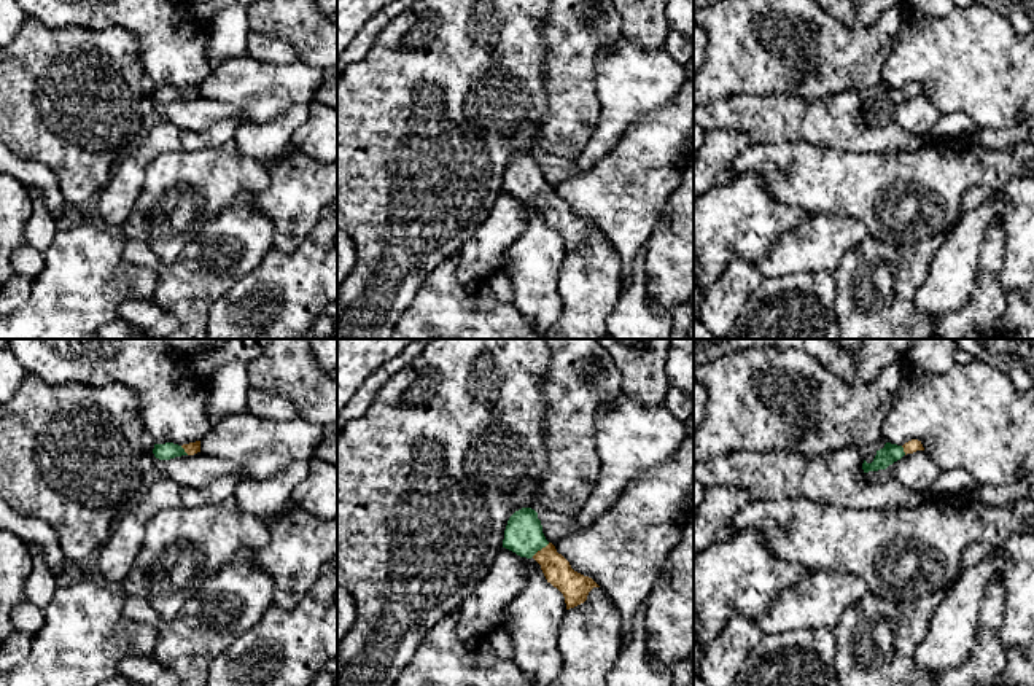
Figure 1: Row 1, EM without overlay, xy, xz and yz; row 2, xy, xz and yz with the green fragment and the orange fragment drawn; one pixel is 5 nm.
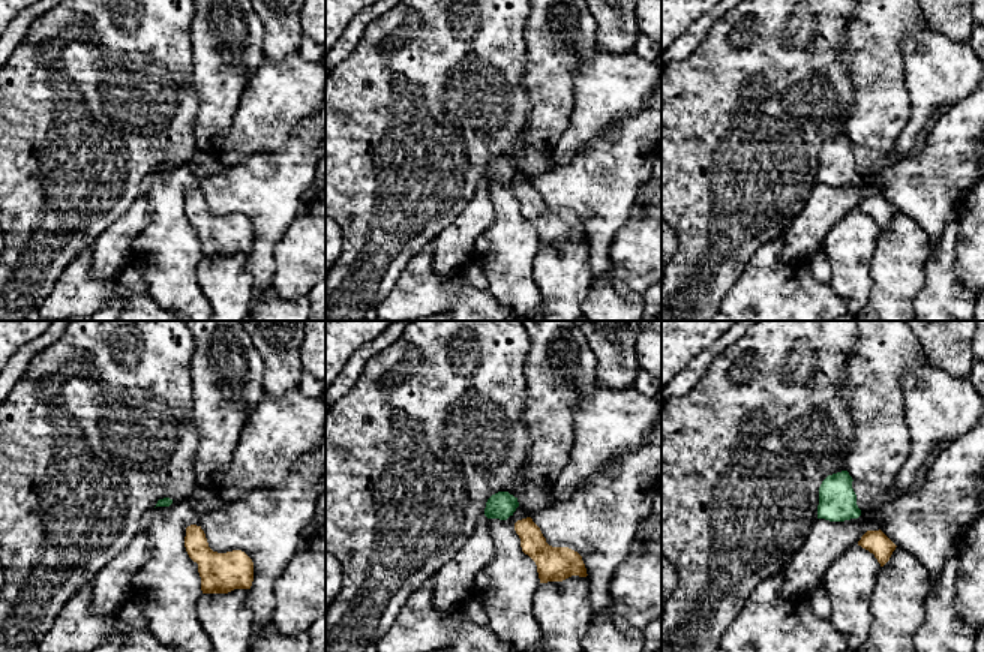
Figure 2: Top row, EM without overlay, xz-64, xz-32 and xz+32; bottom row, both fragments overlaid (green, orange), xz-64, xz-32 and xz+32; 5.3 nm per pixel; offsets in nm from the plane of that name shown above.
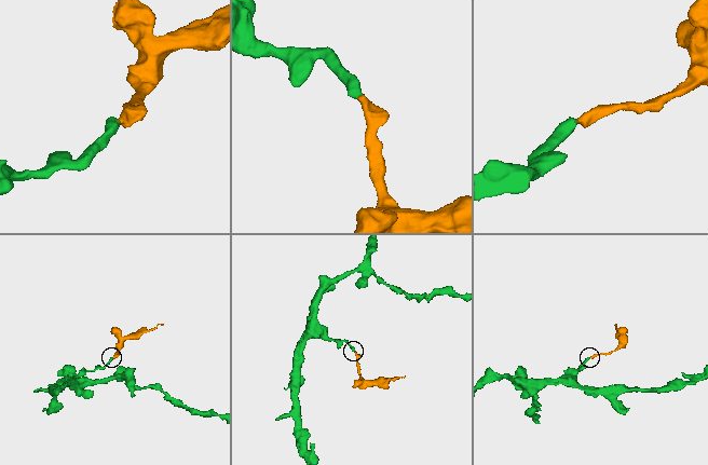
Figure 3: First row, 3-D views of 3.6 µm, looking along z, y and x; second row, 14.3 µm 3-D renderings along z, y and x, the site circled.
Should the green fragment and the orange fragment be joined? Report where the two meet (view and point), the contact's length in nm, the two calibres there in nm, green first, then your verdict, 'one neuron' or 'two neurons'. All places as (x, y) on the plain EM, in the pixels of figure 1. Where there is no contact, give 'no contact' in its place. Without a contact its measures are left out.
contact xz (540, 193); length 120 nm; calibres 190 and 140 nm; one neuron

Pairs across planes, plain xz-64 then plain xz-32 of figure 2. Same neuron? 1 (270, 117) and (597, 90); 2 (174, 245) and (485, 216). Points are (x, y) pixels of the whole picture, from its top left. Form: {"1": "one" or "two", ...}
{"1": "one", "2": "two"}

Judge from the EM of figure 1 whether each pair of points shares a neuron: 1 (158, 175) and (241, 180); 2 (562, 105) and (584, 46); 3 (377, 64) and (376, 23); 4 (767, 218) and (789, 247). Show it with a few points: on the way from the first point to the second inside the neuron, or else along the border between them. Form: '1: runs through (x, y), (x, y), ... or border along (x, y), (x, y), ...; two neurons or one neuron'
1: runs through (178, 180), (220, 180); one neuron
2: runs through (571, 91), (571, 67), (578, 61); one neuron
3: border along (398, 16), (380, 32), (369, 51), (353, 64); two neurons
4: border along (812, 214), (799, 225), (786, 229), (756, 263); two neurons

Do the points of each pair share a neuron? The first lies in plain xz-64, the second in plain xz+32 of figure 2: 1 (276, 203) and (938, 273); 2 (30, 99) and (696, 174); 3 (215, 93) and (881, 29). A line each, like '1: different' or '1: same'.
1: different
2: same
3: same

